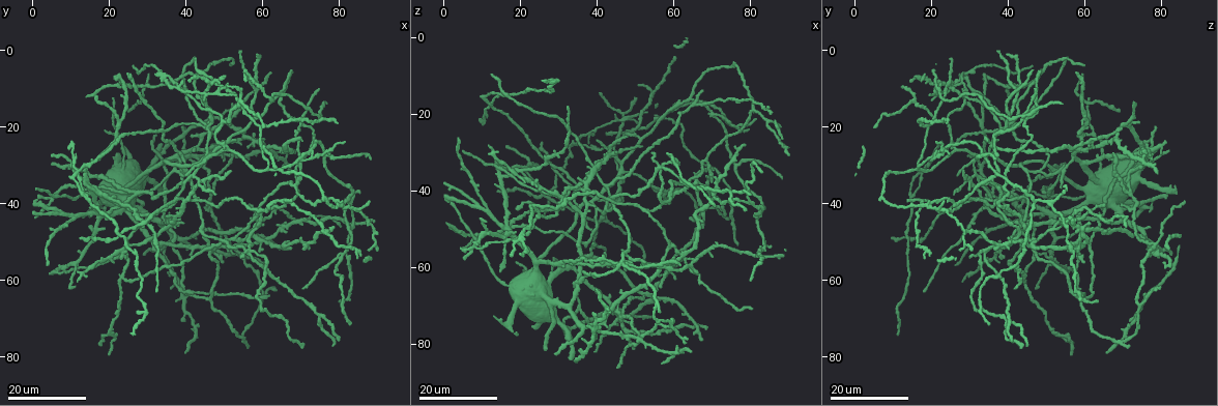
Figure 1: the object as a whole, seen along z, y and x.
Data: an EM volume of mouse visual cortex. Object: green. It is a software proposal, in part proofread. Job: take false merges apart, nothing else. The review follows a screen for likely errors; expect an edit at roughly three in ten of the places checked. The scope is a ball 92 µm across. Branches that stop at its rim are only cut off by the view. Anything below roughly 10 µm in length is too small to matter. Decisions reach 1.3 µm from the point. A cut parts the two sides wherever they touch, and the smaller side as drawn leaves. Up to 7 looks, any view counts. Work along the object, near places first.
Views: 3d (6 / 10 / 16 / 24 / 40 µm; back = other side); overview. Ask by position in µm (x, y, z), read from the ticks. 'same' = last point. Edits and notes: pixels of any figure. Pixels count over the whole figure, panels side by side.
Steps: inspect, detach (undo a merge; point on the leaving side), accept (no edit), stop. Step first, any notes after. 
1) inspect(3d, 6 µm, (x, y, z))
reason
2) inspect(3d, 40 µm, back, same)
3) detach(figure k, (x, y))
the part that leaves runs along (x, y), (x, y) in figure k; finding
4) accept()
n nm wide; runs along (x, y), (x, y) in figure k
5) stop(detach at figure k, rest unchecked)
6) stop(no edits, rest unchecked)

inspect(3d, 16 µm, (81.5, 39.5, 47.5))
small branch off a trunk

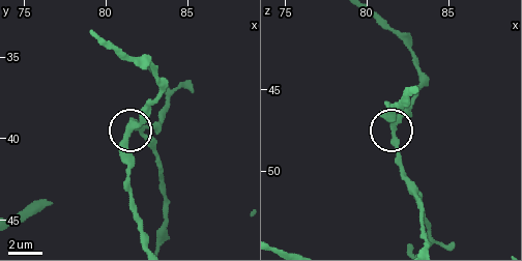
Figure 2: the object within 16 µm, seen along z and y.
inspect(3d, 10 µm, (81.7, 39.2, 47.2))

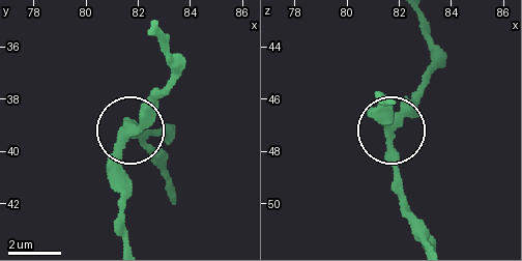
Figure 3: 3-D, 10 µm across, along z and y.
accept()
runs along (421, 21), (434, 67), (394, 127), (394, 192) in figure 3; one neuron here

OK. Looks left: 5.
inspect(3d, 24 µm, (70.5, 28.0, 20.0))
four arms meet

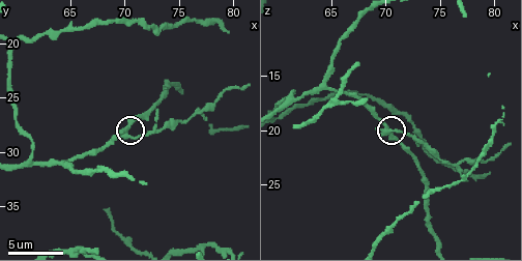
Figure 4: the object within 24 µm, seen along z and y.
inspect(3d, 10 µm, (70.0, 28.0, 20.2))
closer look

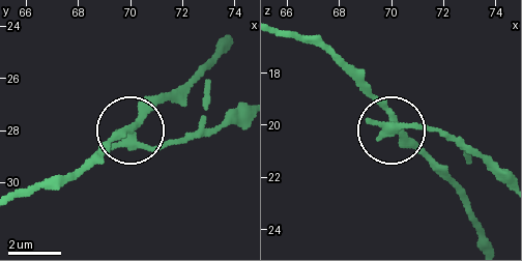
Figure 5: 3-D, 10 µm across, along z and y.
detach(figure 5, (163, 146))
the part that leaves runs along (133, 129), (157, 147), (237, 121) in figure 5; two neurons meet here

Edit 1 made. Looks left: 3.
inspect(overview)

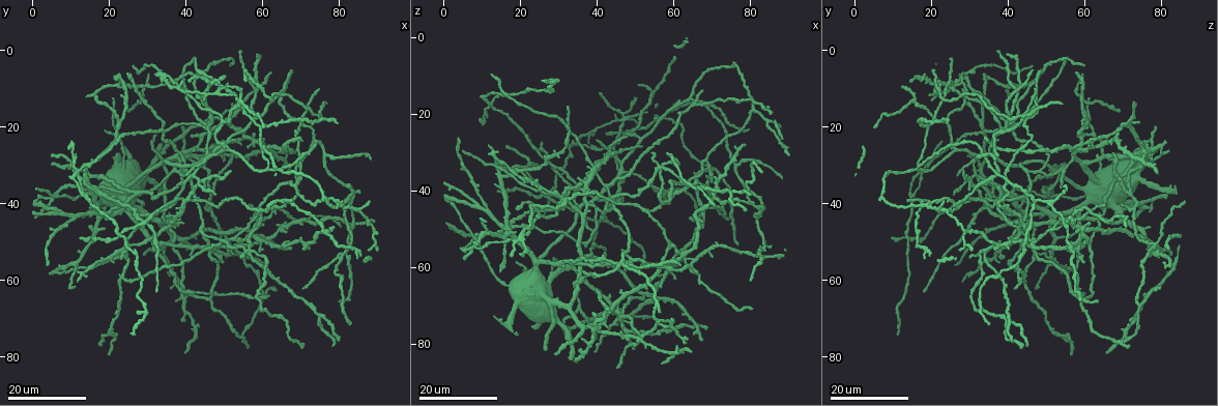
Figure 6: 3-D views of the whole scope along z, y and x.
inspect(3d, 24 µm, (53.0, 49.5, 45.0))
branch point

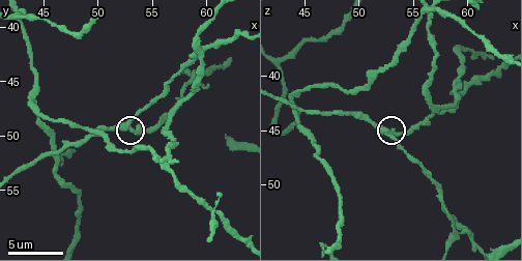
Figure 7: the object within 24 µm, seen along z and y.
inspect(3d, 10 µm, (53.0, 49.0, 45.4))
closer look

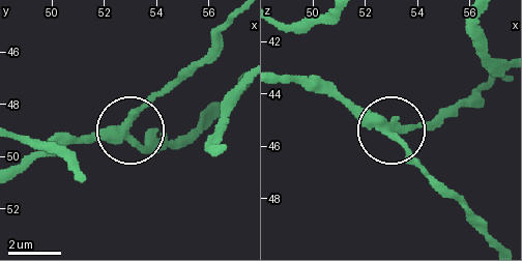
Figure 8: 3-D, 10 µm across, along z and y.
accept()
300 nm wide; runs along (281, 75), (387, 121), (445, 185) in figure 8; one neuron here

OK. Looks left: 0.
stop(detach at figure 5, rest unchecked)

